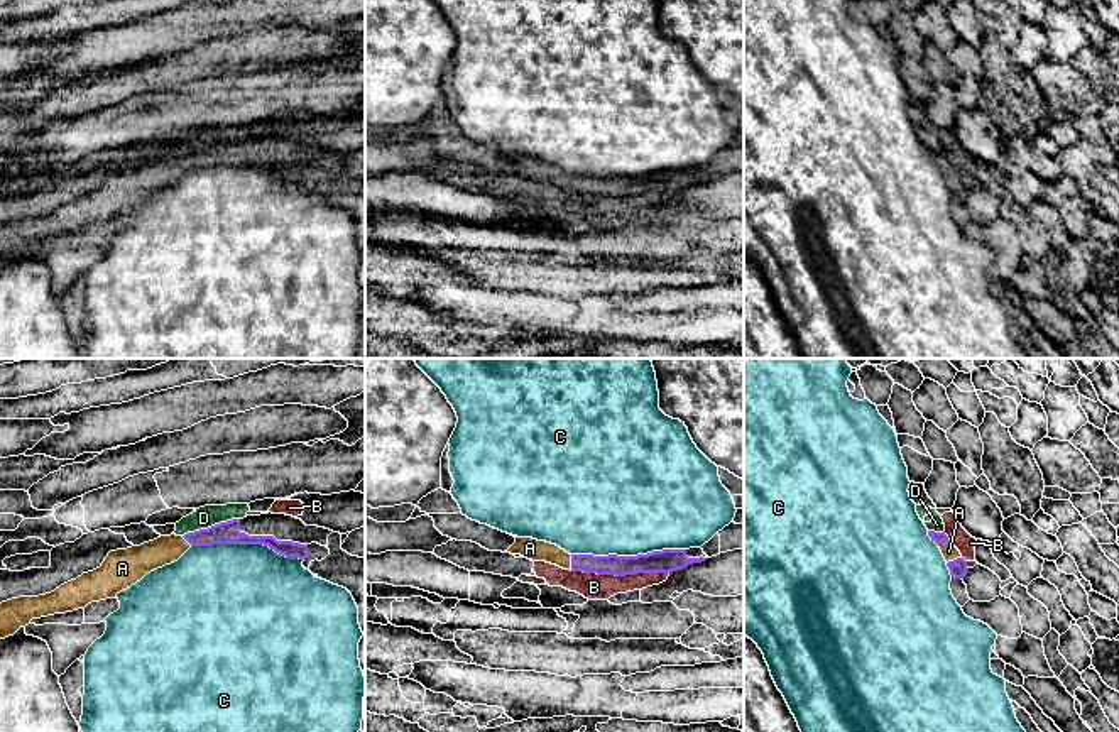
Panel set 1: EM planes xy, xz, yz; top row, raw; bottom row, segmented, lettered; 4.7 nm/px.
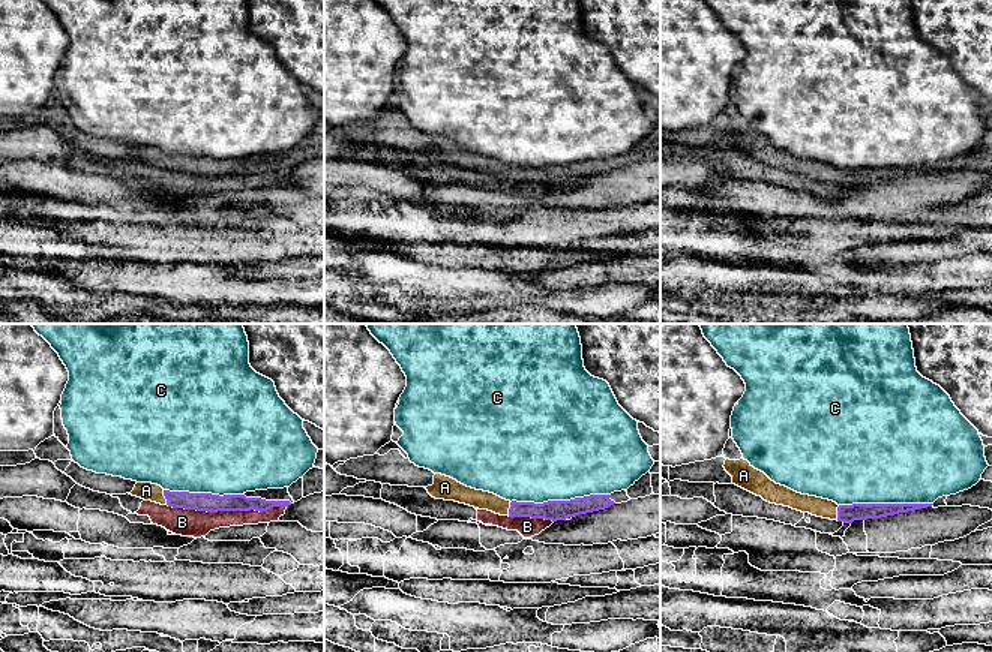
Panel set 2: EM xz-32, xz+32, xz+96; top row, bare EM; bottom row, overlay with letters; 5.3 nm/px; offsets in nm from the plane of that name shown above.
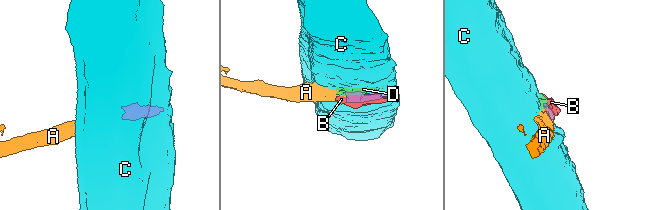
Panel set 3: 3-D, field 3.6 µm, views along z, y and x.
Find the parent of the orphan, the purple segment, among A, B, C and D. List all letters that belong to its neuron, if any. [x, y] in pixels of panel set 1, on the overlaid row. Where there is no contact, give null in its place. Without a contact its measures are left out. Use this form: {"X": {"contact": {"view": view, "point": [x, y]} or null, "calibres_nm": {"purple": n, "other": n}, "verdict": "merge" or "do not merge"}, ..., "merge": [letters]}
{"A": {"contact": {"view": "xz", "point": [572, 562]}, "calibres_nm": {"purple": 100, "other": 100}, "verdict": "merge"}, "B": {"contact": {"view": "xz", "point": [619, 575]}, "calibres_nm": {"purple": 110, "other": 130}, "verdict": "do not merge"}, "C": {"contact": {"view": "xz", "point": [627, 557]}, "calibres_nm": {"purple": 110, "other": 480}, "verdict": "do not merge"}, "D": {"contact": {"view": "xy", "point": [212, 526]}, "calibres_nm": {"purple": 110, "other": 100}, "verdict": "do not merge"}, "merge": ["A"]}

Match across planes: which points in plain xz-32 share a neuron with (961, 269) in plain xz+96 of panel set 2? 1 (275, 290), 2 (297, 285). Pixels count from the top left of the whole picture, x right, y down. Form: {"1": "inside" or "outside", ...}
{"1": "outside", "2": "outside"}

